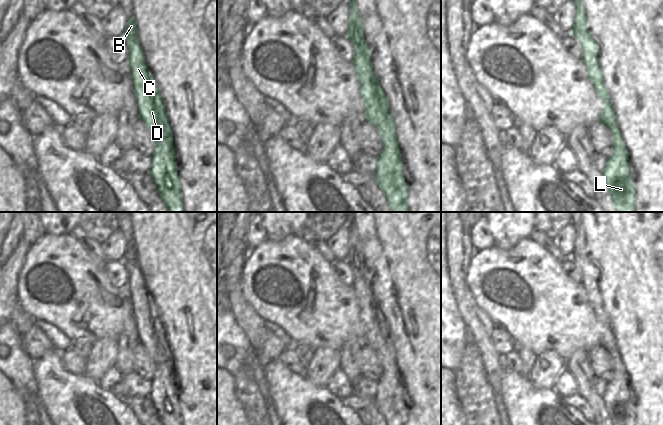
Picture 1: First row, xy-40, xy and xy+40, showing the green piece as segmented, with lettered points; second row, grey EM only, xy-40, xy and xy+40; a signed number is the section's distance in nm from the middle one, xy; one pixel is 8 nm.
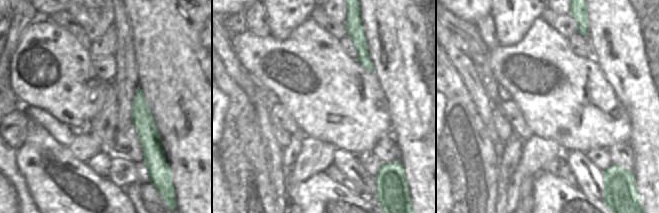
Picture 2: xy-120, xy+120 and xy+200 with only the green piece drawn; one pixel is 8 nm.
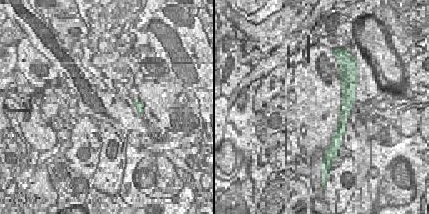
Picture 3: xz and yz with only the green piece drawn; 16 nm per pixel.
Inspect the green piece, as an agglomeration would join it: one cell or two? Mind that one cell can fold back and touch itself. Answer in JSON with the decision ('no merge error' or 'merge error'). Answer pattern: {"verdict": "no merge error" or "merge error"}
{"verdict": "no merge error"}

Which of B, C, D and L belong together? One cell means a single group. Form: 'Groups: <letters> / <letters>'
Groups: B C D L

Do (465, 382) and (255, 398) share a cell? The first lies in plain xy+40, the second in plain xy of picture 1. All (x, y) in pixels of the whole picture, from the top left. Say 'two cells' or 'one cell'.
one cell

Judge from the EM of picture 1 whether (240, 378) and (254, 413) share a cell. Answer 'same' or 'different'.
same

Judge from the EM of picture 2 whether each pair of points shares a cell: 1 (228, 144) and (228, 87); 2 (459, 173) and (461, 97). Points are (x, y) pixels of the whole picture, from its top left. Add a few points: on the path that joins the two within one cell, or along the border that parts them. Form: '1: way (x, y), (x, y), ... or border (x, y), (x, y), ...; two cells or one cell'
1: way (236, 130), (236, 101); one cell
2: way (461, 154), (461, 116); one cell

